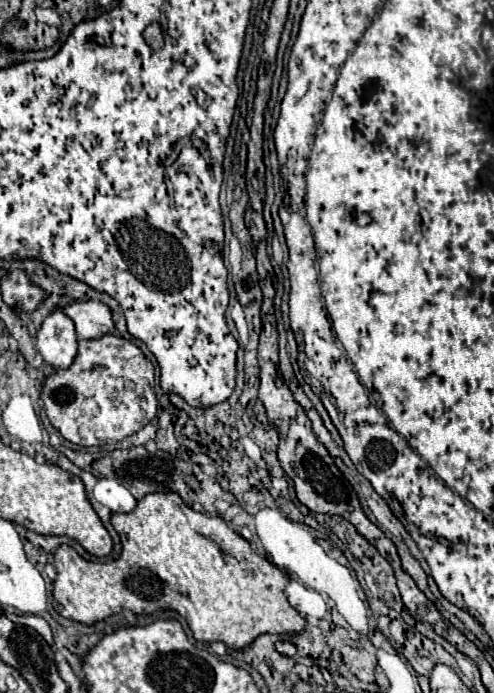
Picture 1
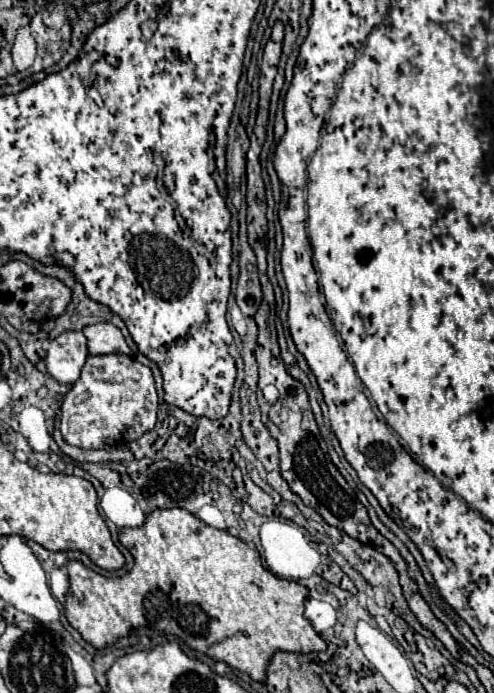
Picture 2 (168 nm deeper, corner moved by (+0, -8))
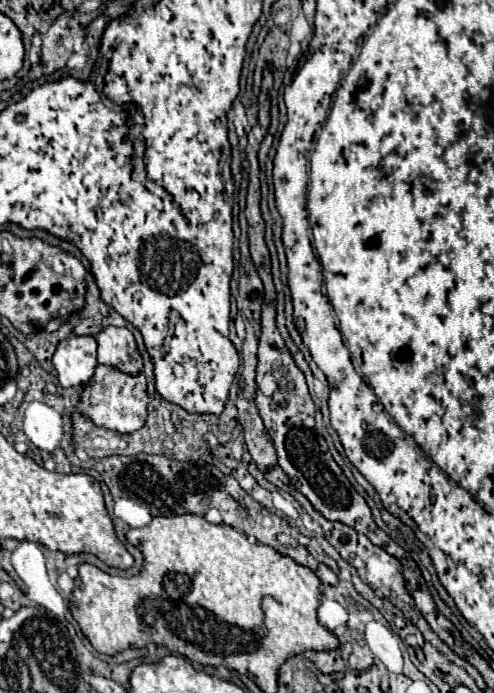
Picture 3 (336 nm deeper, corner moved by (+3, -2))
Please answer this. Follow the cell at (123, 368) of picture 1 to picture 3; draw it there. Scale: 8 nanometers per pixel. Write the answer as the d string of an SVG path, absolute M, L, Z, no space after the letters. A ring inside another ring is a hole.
M99 365L91 383L85 385L81 395L81 411L99 427L117 431L117 433L133 433L145 425L147 419L147 381L145 375L127 375L113 367Z

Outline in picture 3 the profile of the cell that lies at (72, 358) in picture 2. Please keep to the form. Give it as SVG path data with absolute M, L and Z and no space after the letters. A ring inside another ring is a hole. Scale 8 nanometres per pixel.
M79 335L63 339L53 355L53 365L61 387L87 385L97 367L97 341Z

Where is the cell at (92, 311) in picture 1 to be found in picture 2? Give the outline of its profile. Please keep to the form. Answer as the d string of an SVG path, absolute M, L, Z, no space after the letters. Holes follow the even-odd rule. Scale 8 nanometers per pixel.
M112 323L86 325L82 333L88 339L90 355L108 355L108 353L128 355L130 353L130 347L126 345L120 329L114 327Z

